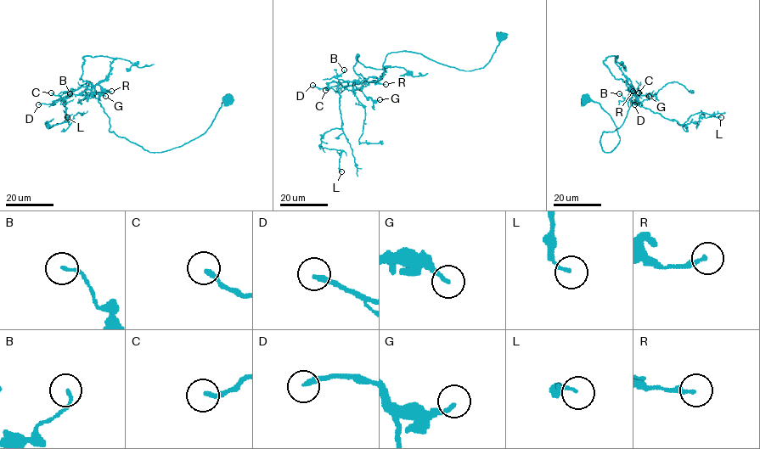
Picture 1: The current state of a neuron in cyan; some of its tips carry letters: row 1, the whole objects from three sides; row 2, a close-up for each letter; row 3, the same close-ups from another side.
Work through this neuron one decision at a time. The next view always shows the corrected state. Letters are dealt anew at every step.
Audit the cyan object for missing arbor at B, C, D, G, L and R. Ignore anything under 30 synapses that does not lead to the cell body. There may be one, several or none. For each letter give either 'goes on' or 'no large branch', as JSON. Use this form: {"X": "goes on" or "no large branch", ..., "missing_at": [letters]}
{"B": "no large branch", "C": "goes on", "D": "no large branch", "G": "no large branch", "L": "no large branch", "R": "no large branch", "missing_at": ["C"]}

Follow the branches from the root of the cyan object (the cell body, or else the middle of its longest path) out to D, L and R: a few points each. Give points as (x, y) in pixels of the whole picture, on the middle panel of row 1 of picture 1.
D: (502, 36), (490, 60), (471, 70), (400, 51), (385, 56), (383, 76), (375, 81), (312, 85)
L: (502, 36), (471, 70), (400, 51), (375, 81), (340, 80), (342, 126), (320, 148), (340, 150), (341, 171)
R: (502, 36), (490, 60), (471, 70), (419, 53), (391, 52), (383, 76), (362, 86), (373, 80), (385, 84)

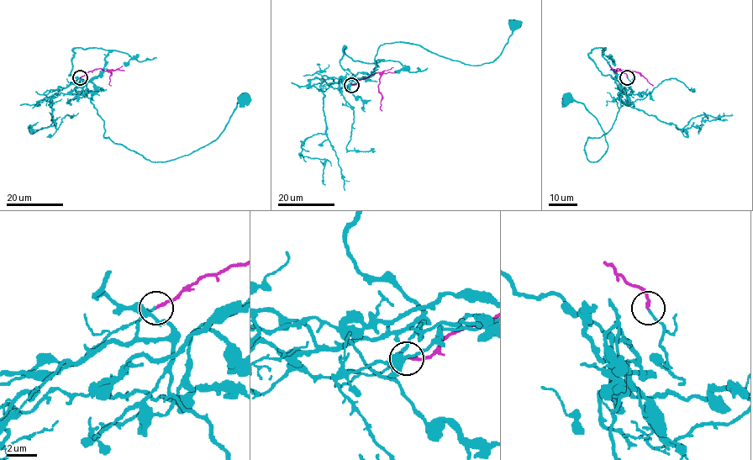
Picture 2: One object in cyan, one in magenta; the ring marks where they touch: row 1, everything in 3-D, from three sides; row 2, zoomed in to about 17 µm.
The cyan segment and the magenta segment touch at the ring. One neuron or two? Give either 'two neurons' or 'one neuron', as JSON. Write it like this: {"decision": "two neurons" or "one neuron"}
{"decision": "one neuron"}

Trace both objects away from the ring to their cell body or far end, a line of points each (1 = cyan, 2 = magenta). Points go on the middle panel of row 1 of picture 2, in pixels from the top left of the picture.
1: (351, 84), (329, 86), (372, 74), (375, 55), (385, 43), (408, 42), (481, 65), (500, 55), (515, 25)
2: (351, 84), (378, 72), (381, 111)

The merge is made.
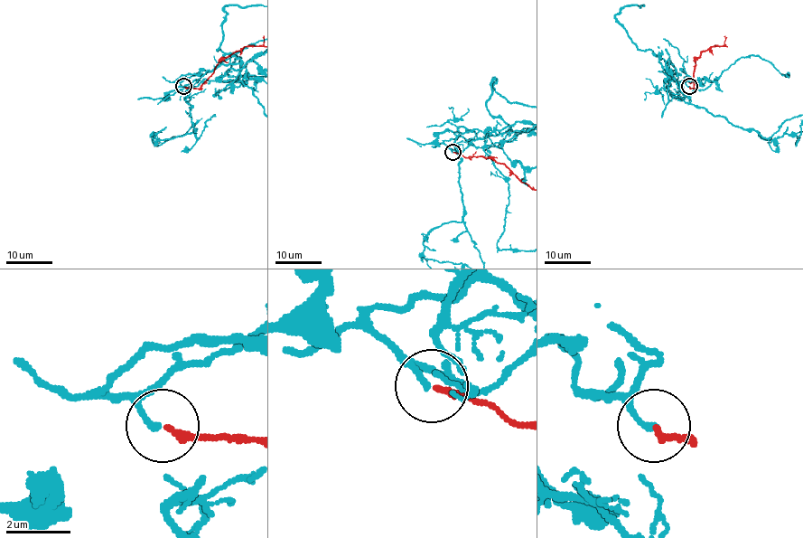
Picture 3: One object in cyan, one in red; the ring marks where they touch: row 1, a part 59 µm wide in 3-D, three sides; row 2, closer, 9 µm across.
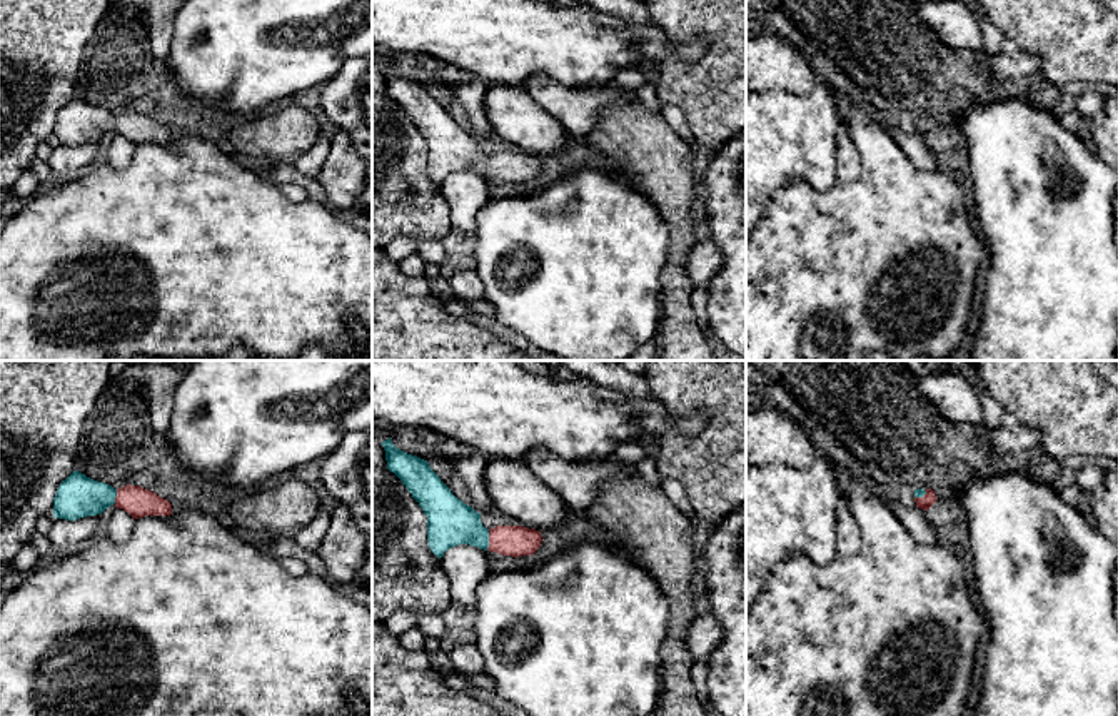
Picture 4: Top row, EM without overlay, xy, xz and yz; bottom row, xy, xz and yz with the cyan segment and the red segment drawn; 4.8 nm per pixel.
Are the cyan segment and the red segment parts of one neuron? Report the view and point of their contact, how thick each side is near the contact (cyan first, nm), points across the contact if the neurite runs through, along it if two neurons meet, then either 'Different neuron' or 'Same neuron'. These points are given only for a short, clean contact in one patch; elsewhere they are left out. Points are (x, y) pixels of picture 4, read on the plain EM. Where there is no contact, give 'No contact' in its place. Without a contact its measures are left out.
Touches cyan at xz (488, 166). Thickness 220 nm (cyan) against 150 nm. Same neuron

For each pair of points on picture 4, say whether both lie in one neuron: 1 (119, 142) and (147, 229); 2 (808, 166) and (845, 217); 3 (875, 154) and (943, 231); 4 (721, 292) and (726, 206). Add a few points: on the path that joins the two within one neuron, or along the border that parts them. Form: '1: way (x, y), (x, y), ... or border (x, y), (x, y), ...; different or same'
1: border (135, 146), (134, 157), (122, 167), (105, 162); different
2: border (836, 181), (823, 191), (806, 184), (788, 186); different
3: way (886, 172), (925, 212); same
4: way (728, 271), (728, 227); same

